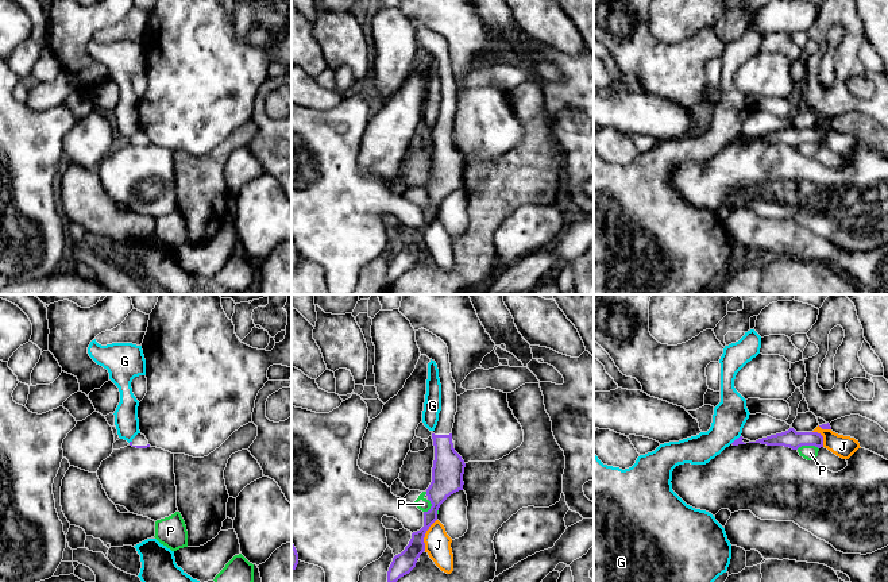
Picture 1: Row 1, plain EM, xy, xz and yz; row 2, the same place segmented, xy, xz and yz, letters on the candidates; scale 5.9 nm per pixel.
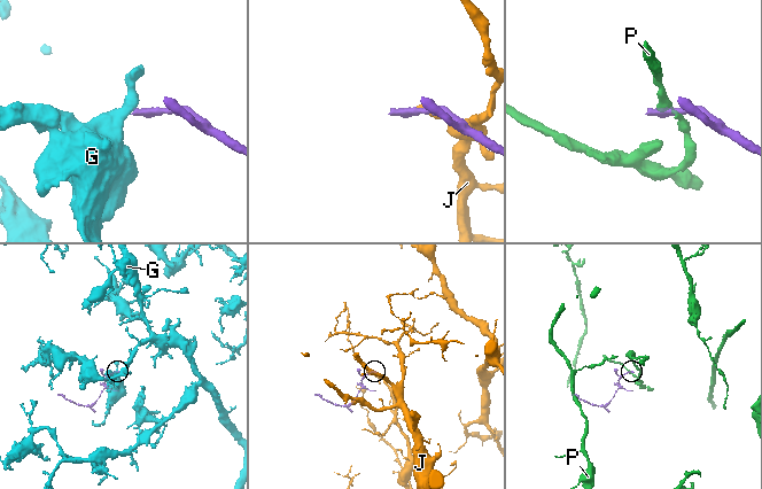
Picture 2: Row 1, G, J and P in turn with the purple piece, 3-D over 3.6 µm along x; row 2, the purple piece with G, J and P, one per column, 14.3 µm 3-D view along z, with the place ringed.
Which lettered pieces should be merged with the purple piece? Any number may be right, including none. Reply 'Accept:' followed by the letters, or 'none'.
Accept: none

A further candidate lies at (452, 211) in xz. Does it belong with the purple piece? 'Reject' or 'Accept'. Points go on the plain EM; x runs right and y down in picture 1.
Reject

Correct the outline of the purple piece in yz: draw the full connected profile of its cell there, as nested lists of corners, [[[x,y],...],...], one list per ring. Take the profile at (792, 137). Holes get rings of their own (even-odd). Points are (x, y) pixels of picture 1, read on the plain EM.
[[[789,126],[785,130],[771,132],[762,136],[758,136],[756,139],[749,139],[749,140],[761,140],[767,143],[784,143],[789,144],[792,147],[798,147],[802,143],[815,143],[818,146],[823,144],[823,134],[818,130],[796,130],[794,126]]]

